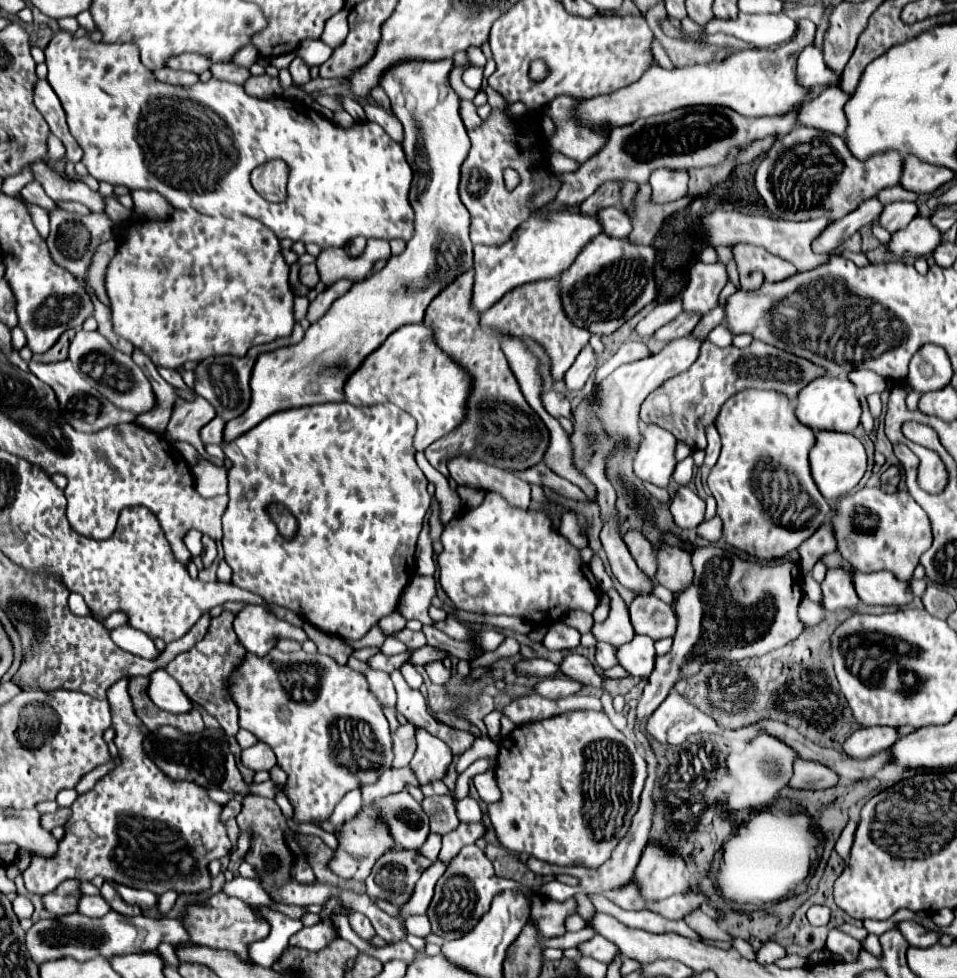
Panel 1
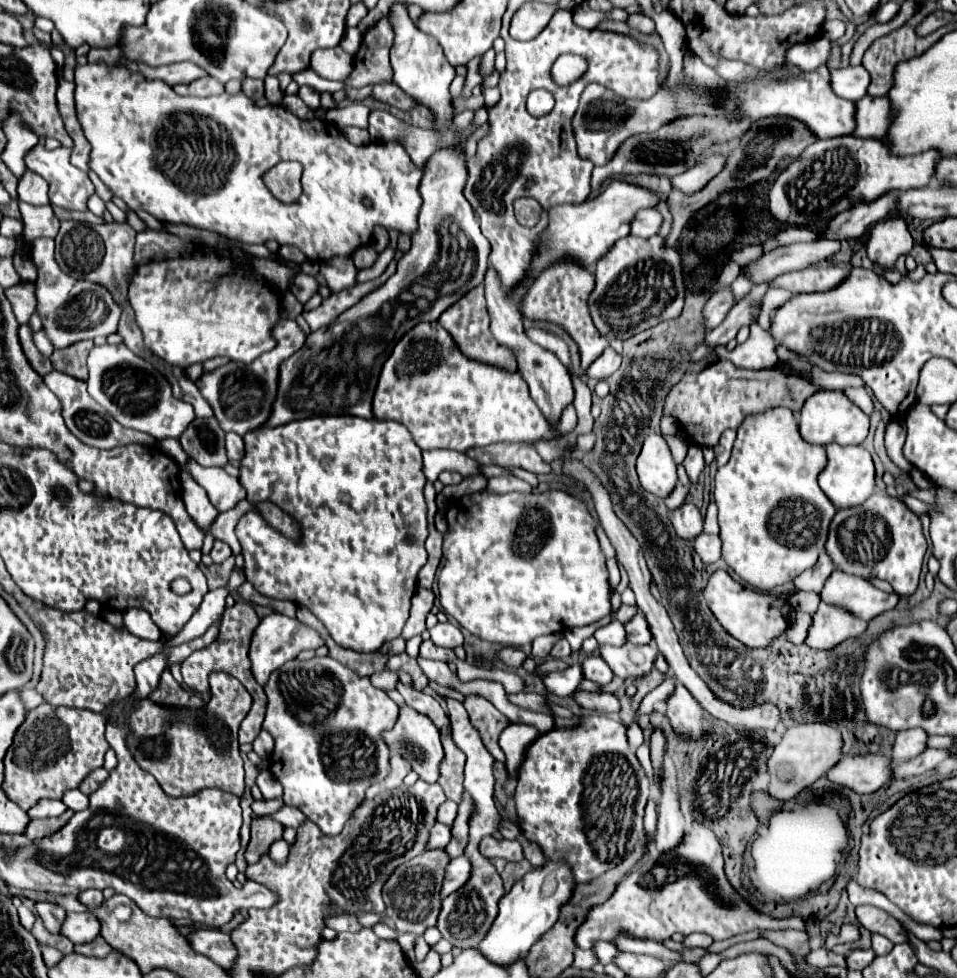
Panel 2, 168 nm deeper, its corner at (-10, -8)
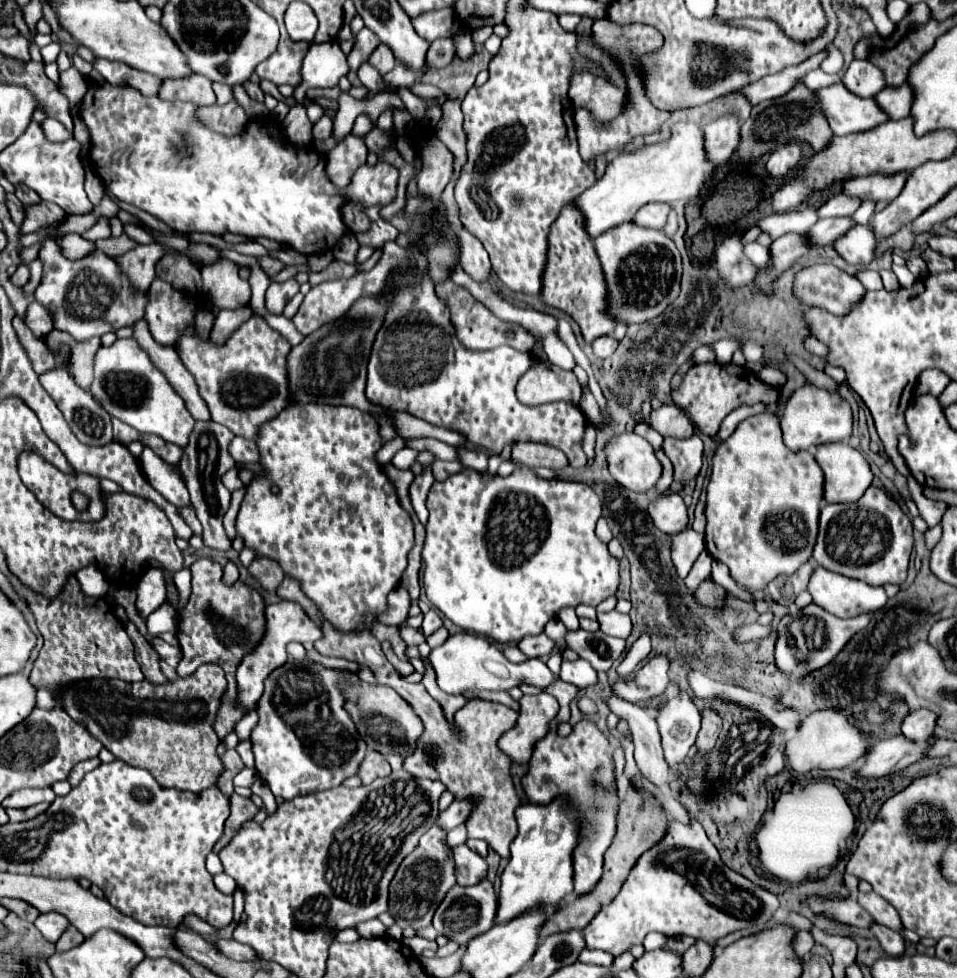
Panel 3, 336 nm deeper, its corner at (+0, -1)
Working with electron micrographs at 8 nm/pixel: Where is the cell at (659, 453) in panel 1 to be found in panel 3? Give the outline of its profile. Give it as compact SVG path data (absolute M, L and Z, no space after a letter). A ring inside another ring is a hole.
M634 432L614 436L606 446L606 456L614 480L628 490L650 492L662 476L654 448Z

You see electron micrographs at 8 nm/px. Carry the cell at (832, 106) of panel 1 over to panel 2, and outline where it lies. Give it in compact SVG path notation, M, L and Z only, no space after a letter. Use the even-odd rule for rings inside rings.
M864 97L856 103L856 119L858 127L854 135L862 137L882 137L888 133L892 117L894 117L894 107L890 97Z

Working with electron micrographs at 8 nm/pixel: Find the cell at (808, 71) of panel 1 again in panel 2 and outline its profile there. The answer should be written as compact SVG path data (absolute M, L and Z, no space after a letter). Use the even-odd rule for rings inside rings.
M862 65L830 69L830 75L832 75L834 93L838 93L840 97L850 99L850 101L858 101L858 99L866 97L868 85L870 85L870 75Z

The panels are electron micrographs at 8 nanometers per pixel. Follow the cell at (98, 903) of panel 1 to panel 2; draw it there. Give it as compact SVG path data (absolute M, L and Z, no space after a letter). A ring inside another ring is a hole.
M82 913L66 915L60 933L68 937L72 943L86 943L98 937L98 921L94 919L94 915L82 915Z

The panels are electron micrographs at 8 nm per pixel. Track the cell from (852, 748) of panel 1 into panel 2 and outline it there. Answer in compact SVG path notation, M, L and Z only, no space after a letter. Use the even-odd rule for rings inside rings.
M920 727L900 731L896 735L896 743L894 743L894 749L892 749L894 763L896 765L906 763L906 761L918 757L920 753L924 753L928 749L926 741L928 741L928 733L924 729L920 729Z

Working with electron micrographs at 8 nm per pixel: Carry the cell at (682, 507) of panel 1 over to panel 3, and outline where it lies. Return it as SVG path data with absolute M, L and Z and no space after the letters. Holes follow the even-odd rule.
M680 494L660 496L650 504L648 512L656 528L660 528L664 534L678 534L688 526L688 512Z

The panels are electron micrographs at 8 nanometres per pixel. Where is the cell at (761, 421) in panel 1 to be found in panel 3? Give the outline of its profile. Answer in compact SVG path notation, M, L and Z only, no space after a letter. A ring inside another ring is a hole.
M766 410L742 420L734 434L718 446L712 458L712 474L706 488L706 550L714 560L730 568L738 586L750 592L766 590L770 580L780 574L792 574L810 560L818 534L822 482L822 470L810 452L792 452L786 448L780 420L774 412Z

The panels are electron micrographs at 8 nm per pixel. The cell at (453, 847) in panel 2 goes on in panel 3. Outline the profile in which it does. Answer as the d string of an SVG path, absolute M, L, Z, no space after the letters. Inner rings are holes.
M456 826L454 830L448 832L448 846L454 848L458 844L464 844L466 842L466 828L464 826Z

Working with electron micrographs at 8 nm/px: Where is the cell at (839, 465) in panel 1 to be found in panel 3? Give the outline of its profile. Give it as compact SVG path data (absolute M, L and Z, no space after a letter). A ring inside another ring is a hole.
M844 442L820 444L816 462L824 472L826 502L856 502L872 482L866 458Z

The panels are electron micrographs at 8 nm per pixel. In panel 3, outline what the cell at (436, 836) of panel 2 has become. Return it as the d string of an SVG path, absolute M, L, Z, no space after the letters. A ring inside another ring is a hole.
M452 802L444 812L438 814L436 824L440 824L440 828L444 828L446 832L450 832L458 824L466 822L466 818L470 816L470 810L472 810L470 802Z

